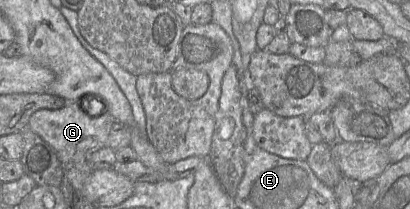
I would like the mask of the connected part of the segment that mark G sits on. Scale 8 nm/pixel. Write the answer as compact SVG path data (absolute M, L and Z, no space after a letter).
M89 99L83 100L82 104L67 102L61 109L41 109L34 112L29 118L27 127L54 149L63 166L74 162L87 162L90 155L107 146L107 140L115 120L106 111L106 107L98 119L89 118L81 109L82 105L85 112L86 110L91 112L86 103L89 103L88 106L90 104L97 106L98 104L96 100Z

